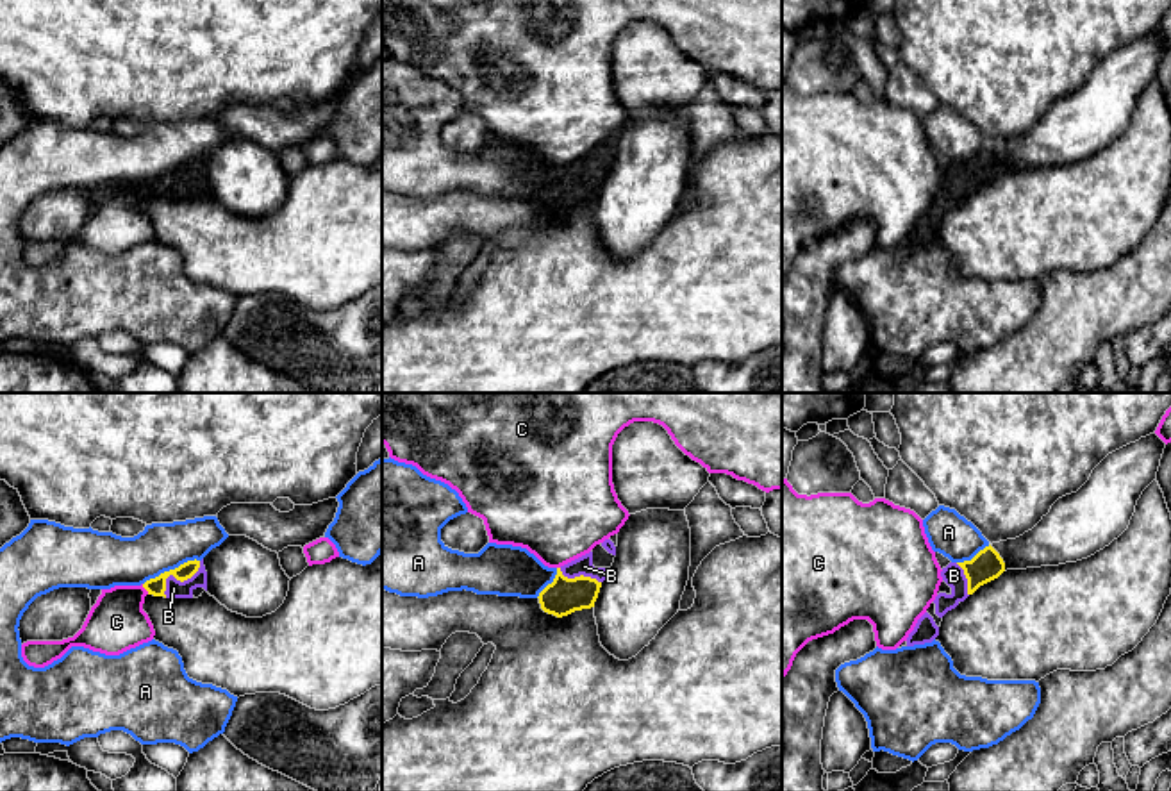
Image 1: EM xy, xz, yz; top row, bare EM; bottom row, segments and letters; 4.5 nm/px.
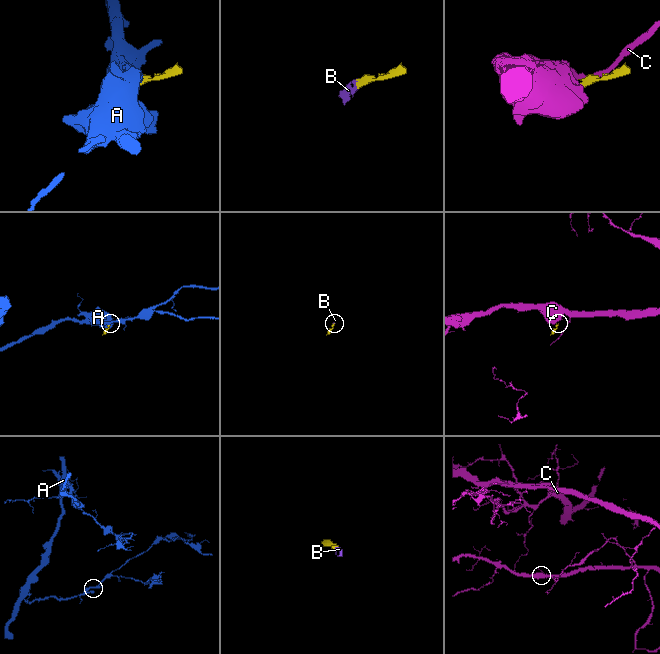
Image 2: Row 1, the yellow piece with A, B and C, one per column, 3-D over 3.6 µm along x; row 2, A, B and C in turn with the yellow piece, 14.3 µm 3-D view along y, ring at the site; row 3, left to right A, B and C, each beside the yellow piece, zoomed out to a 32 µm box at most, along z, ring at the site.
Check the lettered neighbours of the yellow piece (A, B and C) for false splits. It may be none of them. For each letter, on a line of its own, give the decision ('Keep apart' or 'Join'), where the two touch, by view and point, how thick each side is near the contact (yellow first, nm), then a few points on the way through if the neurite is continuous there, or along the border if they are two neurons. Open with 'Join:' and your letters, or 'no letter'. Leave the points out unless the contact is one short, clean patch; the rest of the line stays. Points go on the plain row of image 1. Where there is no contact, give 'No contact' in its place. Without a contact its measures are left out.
Join: B
A: Keep apart. Touches yellow at xy (170, 170). Thickness 80 nm (yellow) against 220 nm. Boundary: xy (199, 159), (188, 159), (150, 177), (143, 184)
B: Join. Touches yellow at xy (177, 179). Thickness 80 nm (yellow) against 80 nm. Path across: xy (156, 186), (177, 179), (174, 188)
C: Keep apart. Touches yellow at xy (145, 188). Thickness 80 nm (yellow) against 260 nm. Boundary: xy (141, 184), (149, 193)

